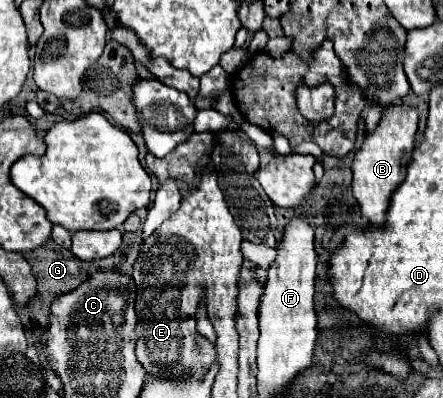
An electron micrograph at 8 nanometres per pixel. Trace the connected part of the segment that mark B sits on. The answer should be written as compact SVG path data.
M393 106L381 118L377 130L369 134L353 162L353 196L361 206L361 214L373 228L383 228L385 214L391 202L391 192L399 188L407 174L407 162L415 150L417 112L407 106Z

